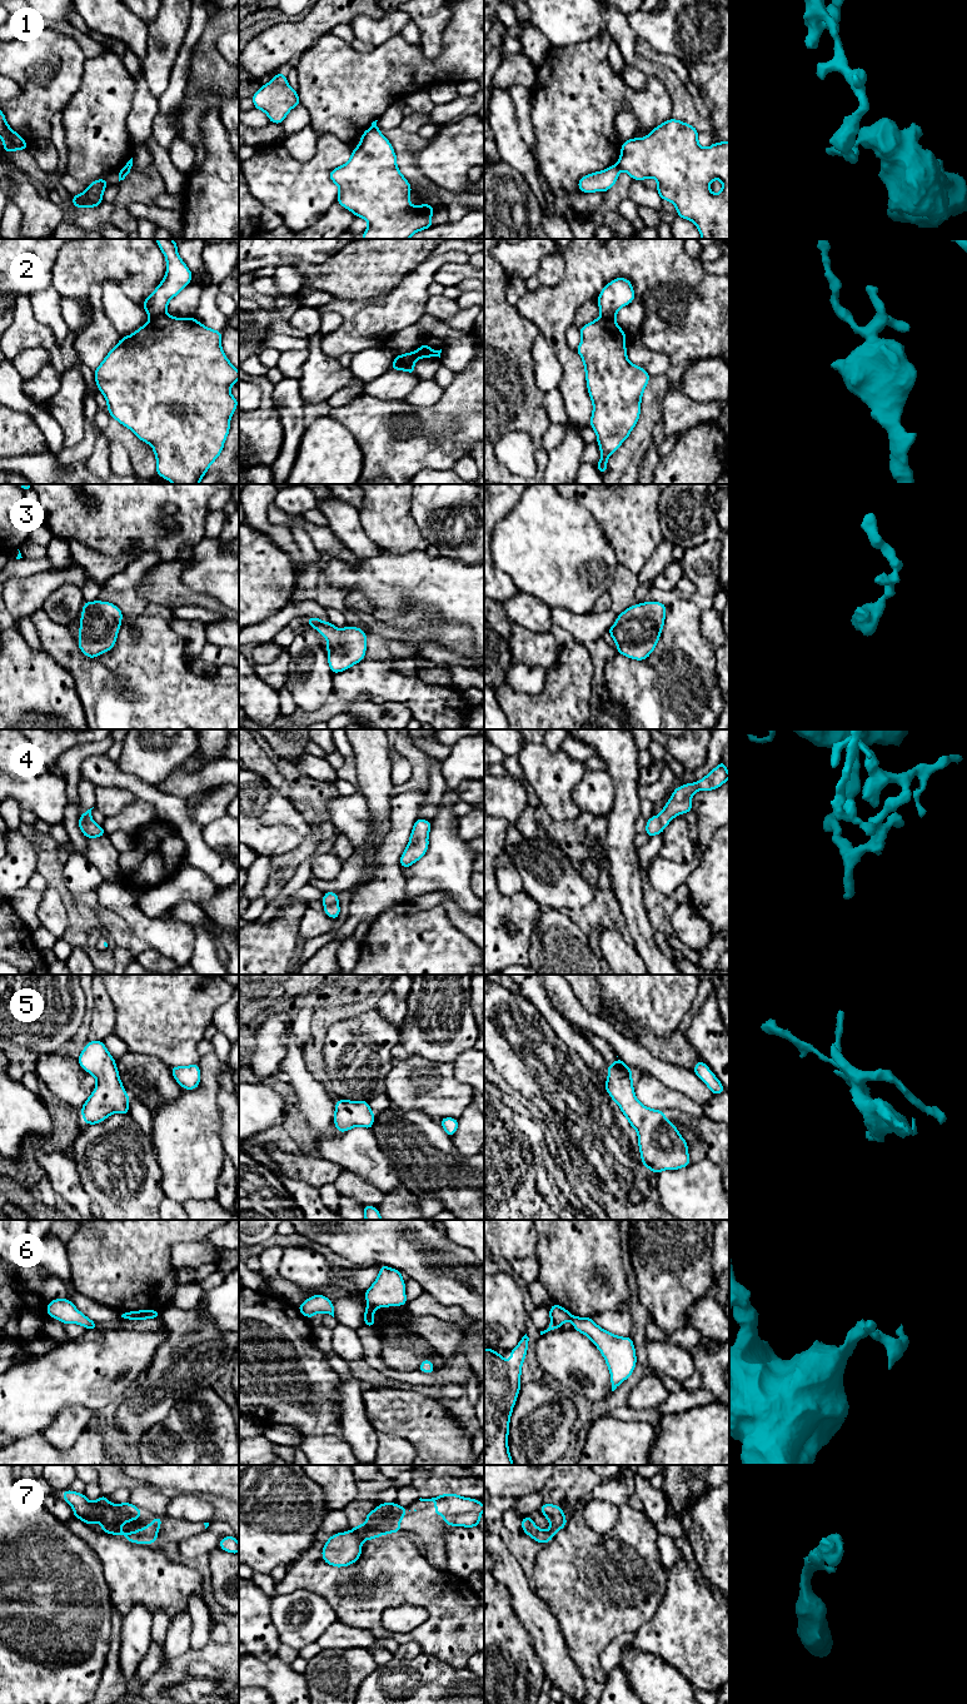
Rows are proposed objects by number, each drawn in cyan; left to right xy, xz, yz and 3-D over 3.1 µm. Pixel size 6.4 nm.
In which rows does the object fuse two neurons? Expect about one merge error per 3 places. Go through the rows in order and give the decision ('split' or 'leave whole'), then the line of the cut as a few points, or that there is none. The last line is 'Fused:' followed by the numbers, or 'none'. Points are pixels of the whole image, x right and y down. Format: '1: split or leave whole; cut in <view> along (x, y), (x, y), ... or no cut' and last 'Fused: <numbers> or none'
1: split; cut in yz along (617, 163), (621, 169)
2: split; cut in xz along (397, 355), (404, 363), (404, 369)
3: leave whole; no cut
4: leave whole; no cut
5: leave whole; no cut
6: split; cut in xz along (369, 1305), (373, 1308)
7: leave whole; no cut
Fused: 1, 2, 6

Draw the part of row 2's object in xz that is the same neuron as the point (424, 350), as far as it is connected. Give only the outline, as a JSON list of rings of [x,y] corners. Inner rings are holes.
[[[427,342],[418,349],[414,350],[412,353],[404,353],[402,355],[397,355],[400,357],[402,360],[405,363],[405,368],[404,370],[410,373],[410,374],[415,374],[415,369],[414,369],[414,363],[420,359],[420,358],[430,358],[430,357],[439,357],[440,358],[440,350],[433,350],[428,347]]]

